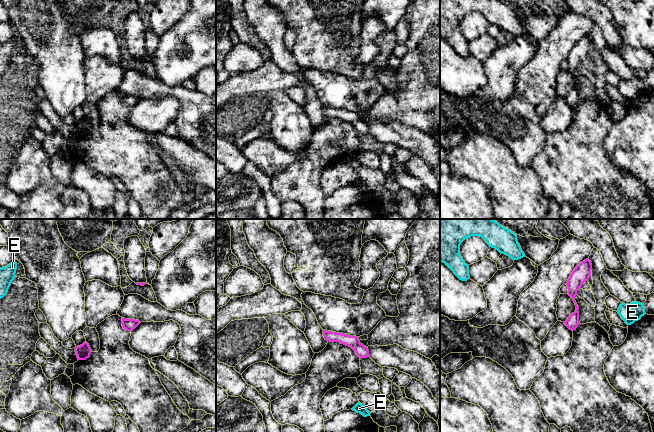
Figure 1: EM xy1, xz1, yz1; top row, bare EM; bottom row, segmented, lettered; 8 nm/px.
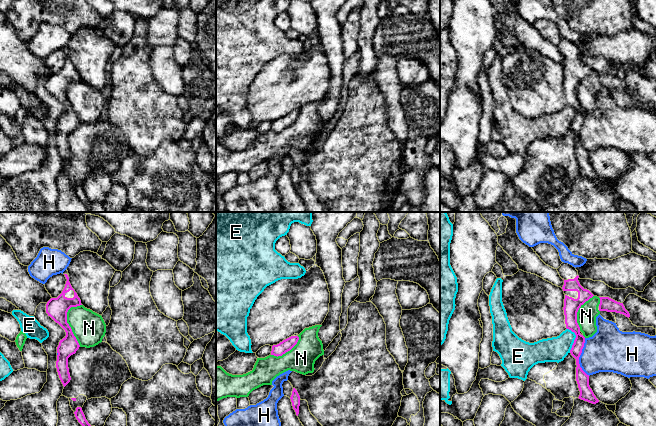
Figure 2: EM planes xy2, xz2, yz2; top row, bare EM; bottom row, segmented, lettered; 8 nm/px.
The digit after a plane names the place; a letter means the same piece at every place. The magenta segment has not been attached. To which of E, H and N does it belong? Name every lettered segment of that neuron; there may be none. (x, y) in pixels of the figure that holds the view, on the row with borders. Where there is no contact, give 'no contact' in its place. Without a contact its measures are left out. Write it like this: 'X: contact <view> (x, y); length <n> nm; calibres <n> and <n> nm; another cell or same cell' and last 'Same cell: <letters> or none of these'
E: contact yz2 (575, 339); length 200 nm; calibres 110 and 200 nm; another cell
H: contact yz2 (579, 356); length 300 nm; calibres 100 and 360 nm; another cell
N: contact xy2 (66, 322); length 340 nm; calibres 170 and 260 nm; another cell
Same cell: none of these

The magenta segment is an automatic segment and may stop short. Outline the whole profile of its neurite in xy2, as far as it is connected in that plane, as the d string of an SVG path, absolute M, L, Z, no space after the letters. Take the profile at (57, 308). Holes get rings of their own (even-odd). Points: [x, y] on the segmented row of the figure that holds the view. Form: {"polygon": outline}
{"polygon": "M65 270L63 274L67 279L65 287L57 298L51 298L47 302L46 313L66 332L66 336L60 340L57 347L58 355L56 361L59 378L65 387L71 380L68 368L68 358L75 354L80 347L71 327L67 323L67 312L71 307L77 307L82 304L80 298L69 282L68 271Z"}

